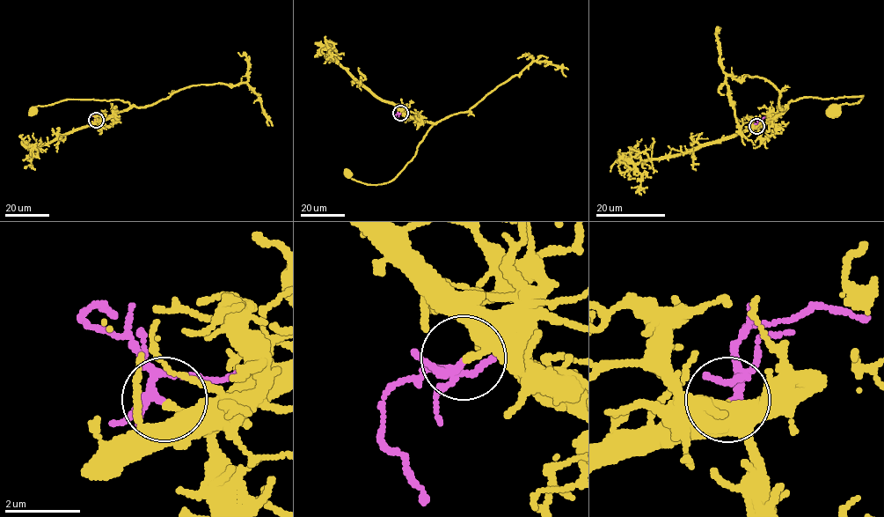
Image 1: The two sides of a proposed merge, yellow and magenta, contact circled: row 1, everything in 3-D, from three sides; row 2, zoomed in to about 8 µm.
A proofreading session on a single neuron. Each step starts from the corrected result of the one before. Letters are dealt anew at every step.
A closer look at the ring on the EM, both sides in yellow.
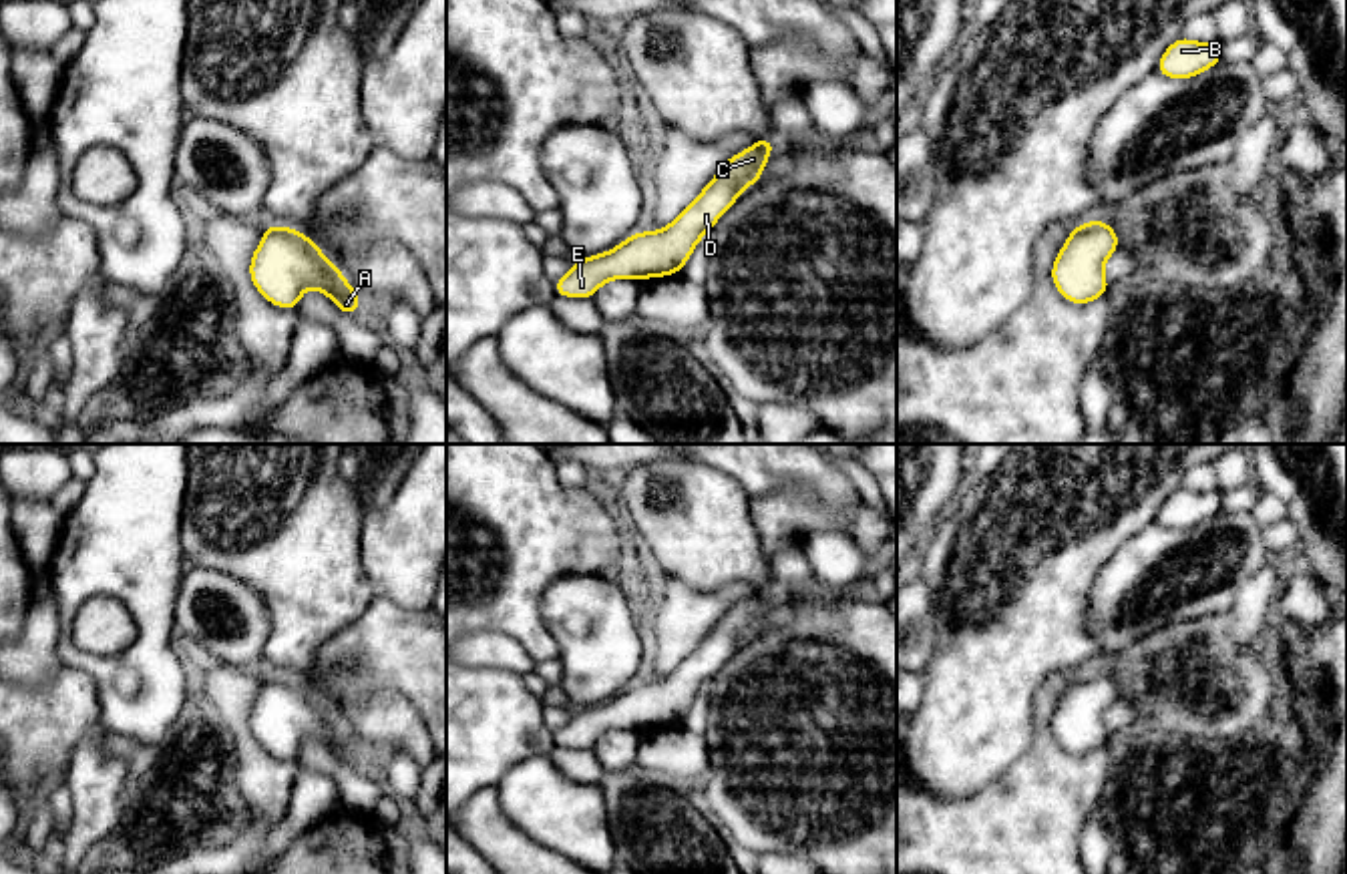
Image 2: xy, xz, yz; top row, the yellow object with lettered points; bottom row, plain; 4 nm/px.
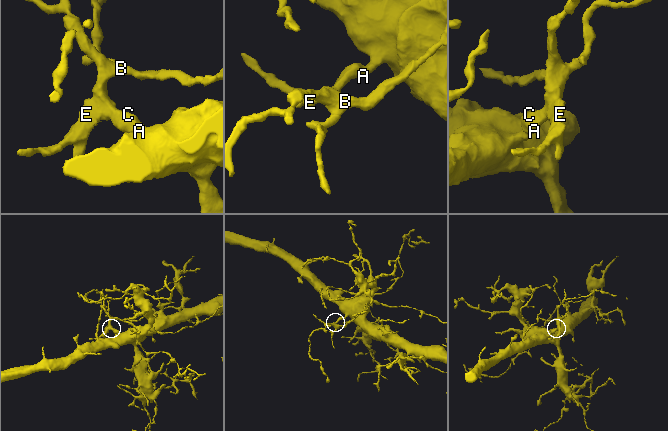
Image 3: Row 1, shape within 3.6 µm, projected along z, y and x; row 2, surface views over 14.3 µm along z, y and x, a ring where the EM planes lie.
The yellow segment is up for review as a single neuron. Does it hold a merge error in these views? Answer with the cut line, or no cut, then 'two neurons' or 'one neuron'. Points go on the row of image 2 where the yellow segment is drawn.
no cut; one neuron

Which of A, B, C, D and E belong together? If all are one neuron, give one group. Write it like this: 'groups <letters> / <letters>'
groups A B C D E

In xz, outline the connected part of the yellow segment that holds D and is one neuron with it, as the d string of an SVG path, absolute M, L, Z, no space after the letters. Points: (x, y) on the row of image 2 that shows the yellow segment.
M754 139L750 149L724 161L714 179L667 227L637 231L605 253L579 259L567 275L553 281L555 295L593 299L605 281L680 273L698 241L740 199L740 193L762 181L774 147L778 147L774 139Z

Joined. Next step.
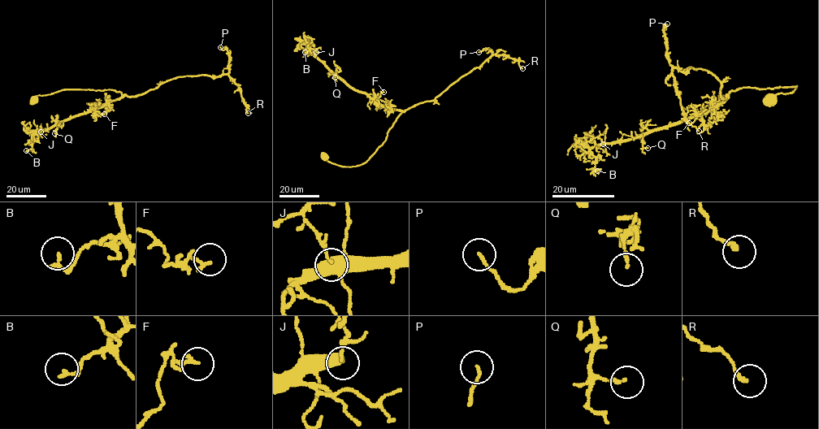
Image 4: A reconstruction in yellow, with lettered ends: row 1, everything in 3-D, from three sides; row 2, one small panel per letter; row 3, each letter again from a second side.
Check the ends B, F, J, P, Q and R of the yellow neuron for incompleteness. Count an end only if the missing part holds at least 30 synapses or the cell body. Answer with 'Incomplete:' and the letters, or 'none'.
Incomplete: none

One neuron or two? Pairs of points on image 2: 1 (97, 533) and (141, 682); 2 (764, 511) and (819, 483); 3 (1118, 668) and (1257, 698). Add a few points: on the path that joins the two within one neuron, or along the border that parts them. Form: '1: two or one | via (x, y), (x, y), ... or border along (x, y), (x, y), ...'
1: one | via (133, 569), (149, 589), (149, 645)
2: two | border along (760, 495), (807, 487), (827, 509), (849, 511)
3: one | via (1152, 674), (1191, 680), (1223, 692)

